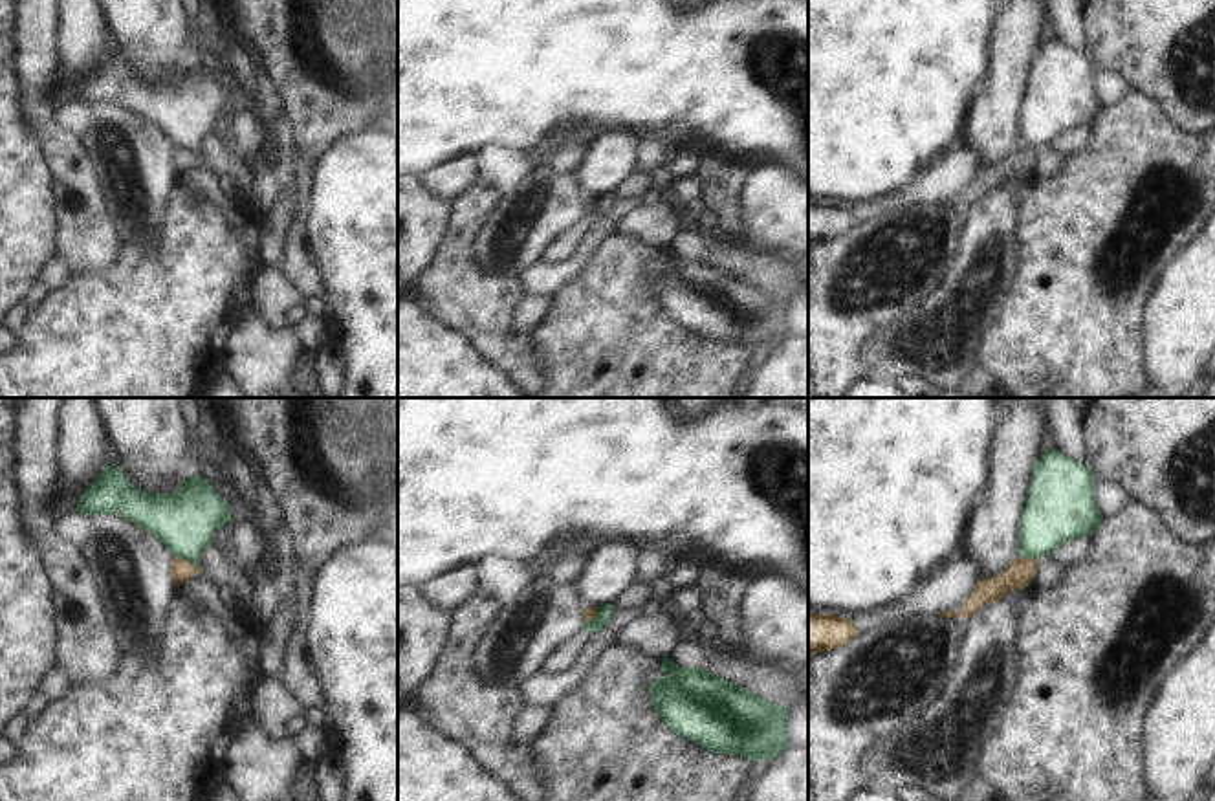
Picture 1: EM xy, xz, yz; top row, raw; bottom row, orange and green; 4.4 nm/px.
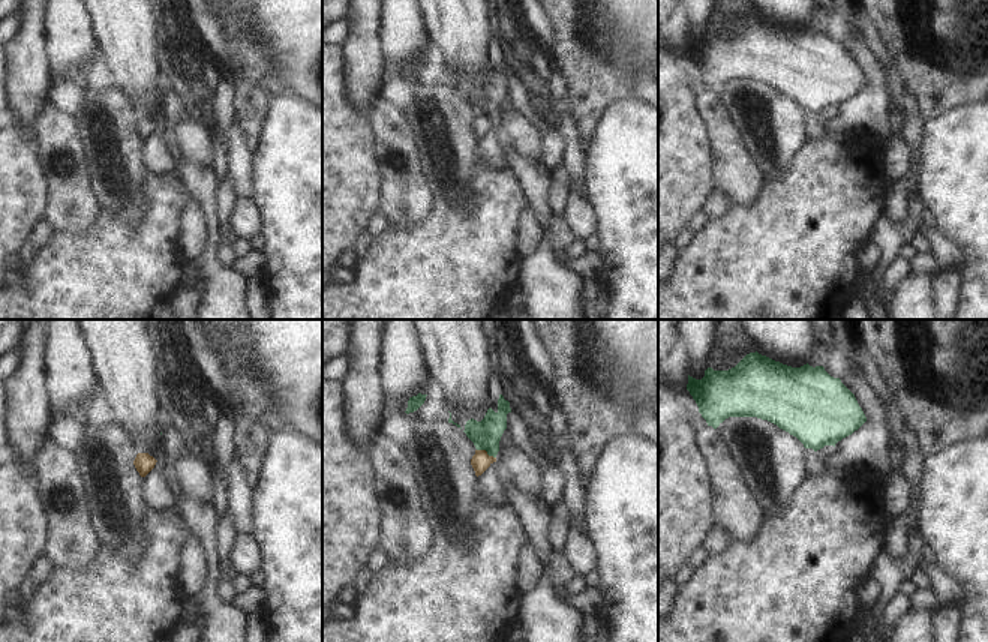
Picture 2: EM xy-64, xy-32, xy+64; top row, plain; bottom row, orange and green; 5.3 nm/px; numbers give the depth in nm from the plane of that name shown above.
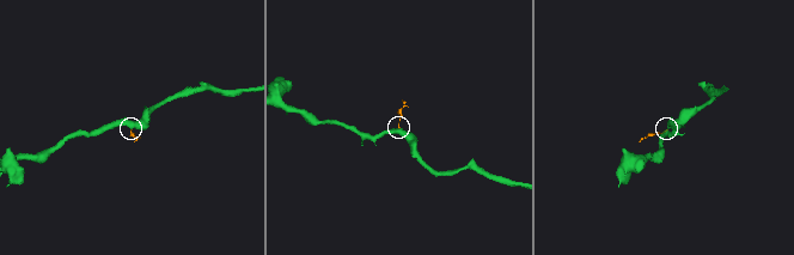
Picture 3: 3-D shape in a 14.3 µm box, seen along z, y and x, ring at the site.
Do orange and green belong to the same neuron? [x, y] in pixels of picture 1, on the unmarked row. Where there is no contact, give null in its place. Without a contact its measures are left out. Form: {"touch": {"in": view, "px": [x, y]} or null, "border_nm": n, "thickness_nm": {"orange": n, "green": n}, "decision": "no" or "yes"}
{"touch": {"in": "xy", "px": [186, 149]}, "border_nm": 110, "thickness_nm": {"orange": 100, "green": 260}, "decision": "no"}

